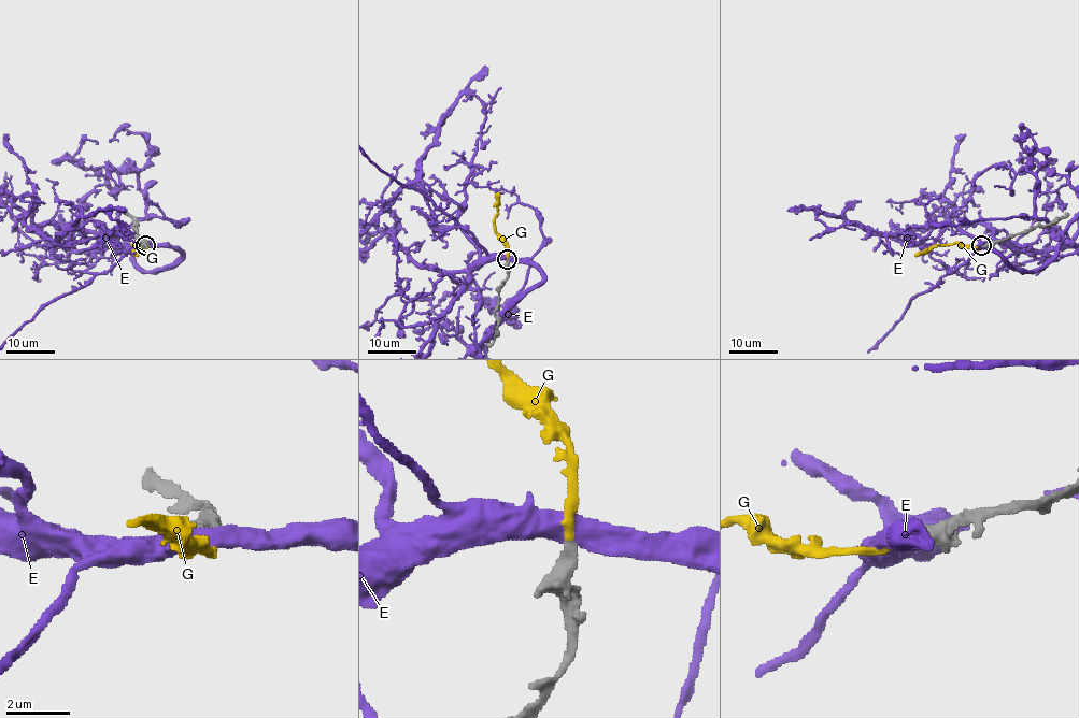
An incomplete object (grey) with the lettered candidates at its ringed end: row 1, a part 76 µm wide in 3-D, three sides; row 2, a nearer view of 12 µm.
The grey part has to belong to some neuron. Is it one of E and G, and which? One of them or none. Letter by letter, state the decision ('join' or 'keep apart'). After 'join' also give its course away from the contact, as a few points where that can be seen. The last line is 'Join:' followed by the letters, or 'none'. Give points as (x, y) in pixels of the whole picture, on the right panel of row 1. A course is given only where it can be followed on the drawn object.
E: keep apart
G: join; it runs (981, 246), (954, 243), (930, 246), (916, 256)
Join: G

